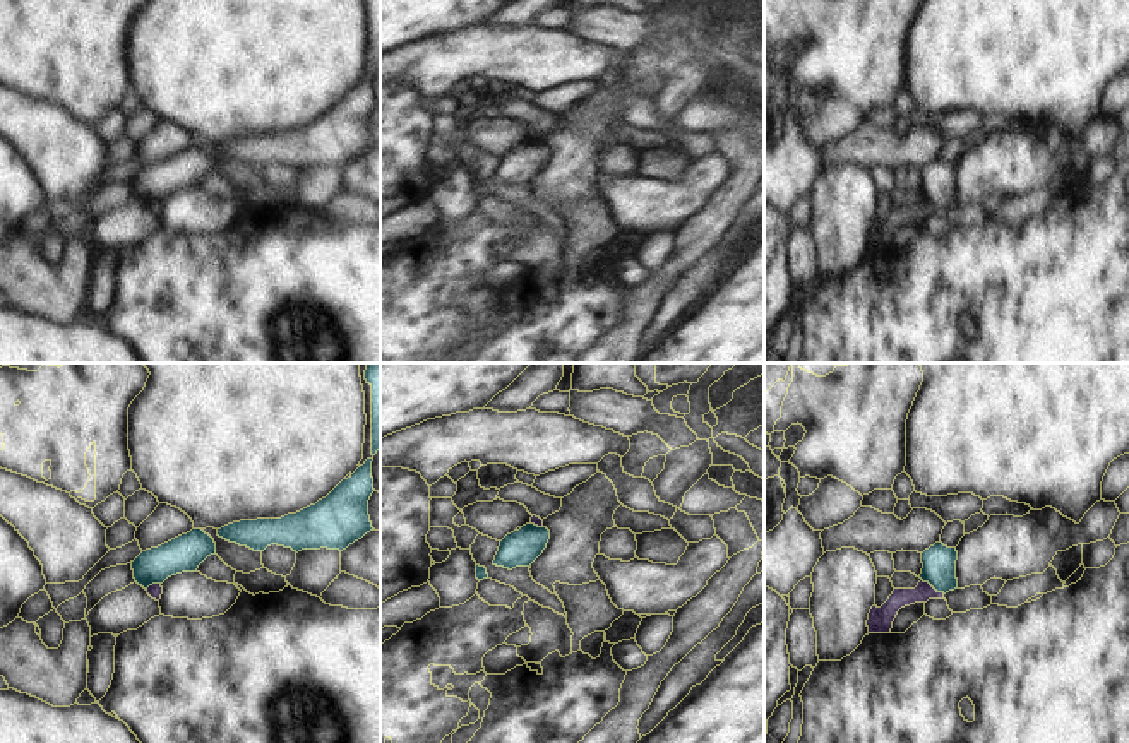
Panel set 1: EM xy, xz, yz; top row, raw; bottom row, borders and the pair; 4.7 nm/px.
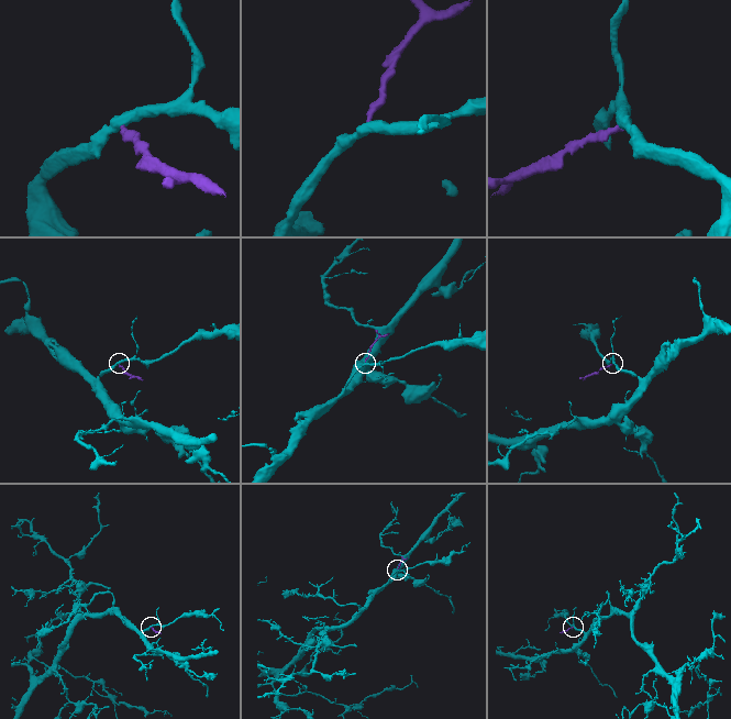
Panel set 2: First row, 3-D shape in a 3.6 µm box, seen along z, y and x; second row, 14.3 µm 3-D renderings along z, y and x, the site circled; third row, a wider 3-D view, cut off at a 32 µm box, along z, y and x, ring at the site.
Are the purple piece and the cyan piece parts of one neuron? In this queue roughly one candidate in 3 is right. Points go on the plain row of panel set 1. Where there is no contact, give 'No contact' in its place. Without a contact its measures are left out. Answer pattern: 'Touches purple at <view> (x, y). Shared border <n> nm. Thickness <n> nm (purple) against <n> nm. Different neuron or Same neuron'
Touches purple at yz (932, 204). Shared border 130 nm. Thickness 90 nm (purple) against 160 nm. Different neuron.

